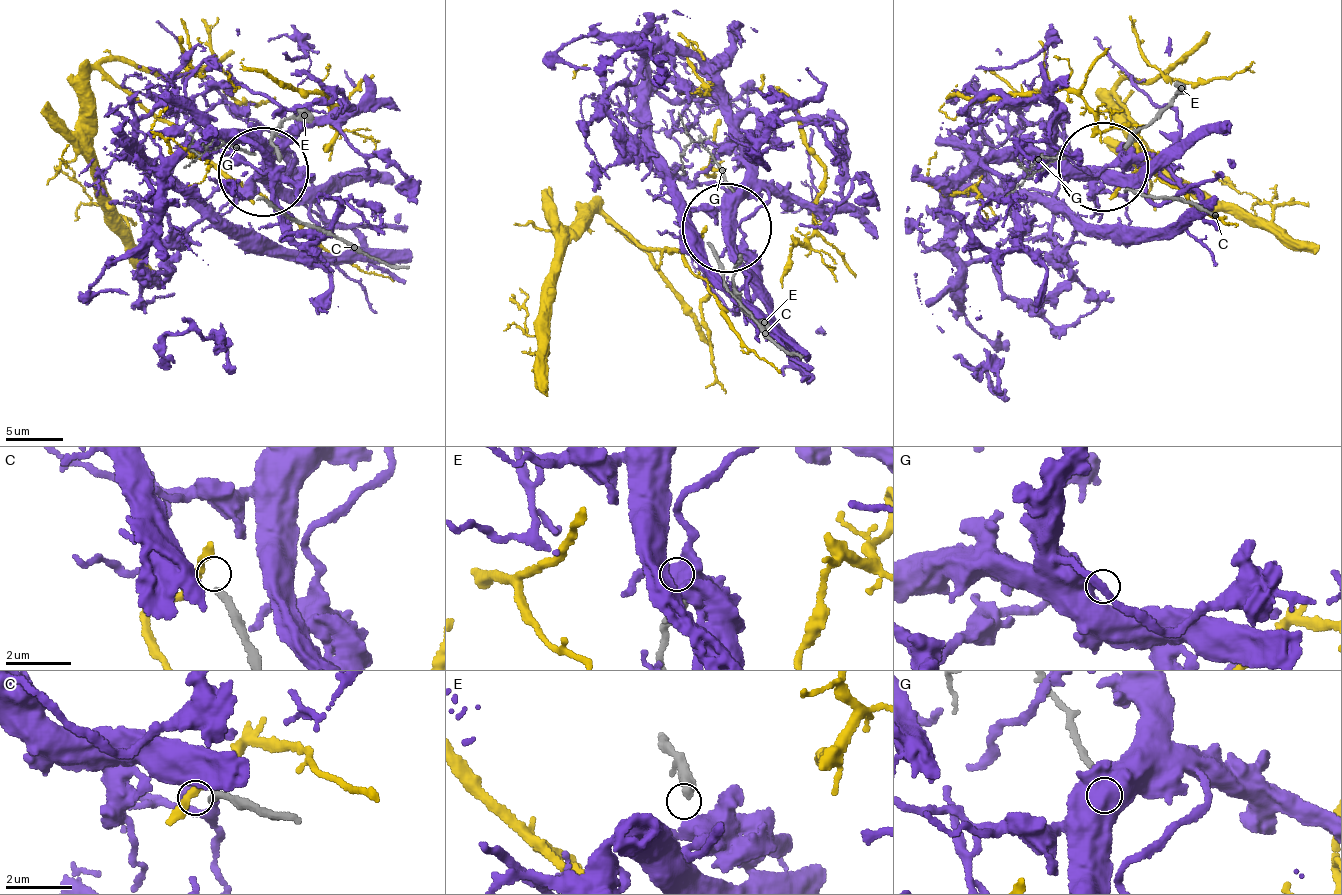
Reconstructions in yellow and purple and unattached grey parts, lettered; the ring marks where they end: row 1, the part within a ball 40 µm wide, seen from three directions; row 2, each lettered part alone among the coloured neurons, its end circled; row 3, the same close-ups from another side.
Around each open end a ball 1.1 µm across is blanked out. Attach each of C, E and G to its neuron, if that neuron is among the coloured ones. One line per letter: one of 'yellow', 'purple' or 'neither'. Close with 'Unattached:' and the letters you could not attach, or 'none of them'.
C: neither
E: purple
G: neither
Unattached: C, G

